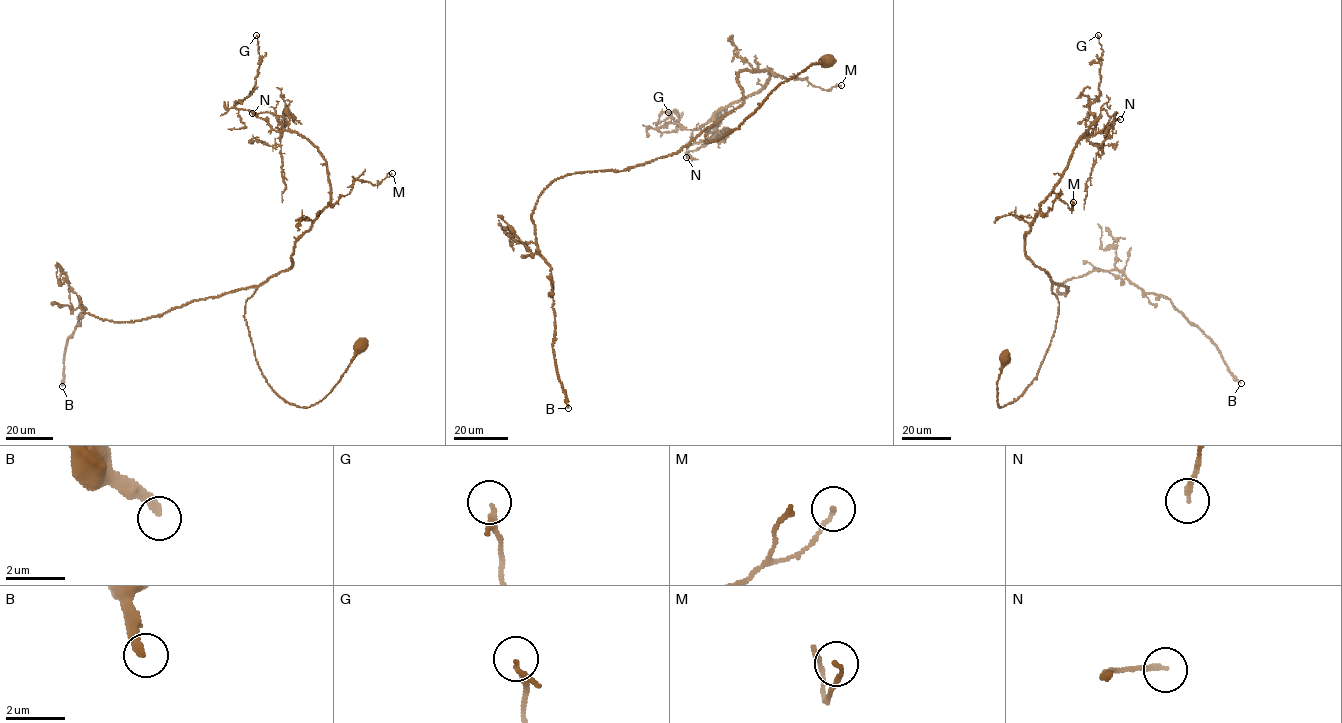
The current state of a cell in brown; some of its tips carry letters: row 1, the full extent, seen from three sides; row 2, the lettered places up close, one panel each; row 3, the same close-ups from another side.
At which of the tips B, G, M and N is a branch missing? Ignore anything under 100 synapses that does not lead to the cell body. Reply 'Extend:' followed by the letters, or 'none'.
Extend: B

